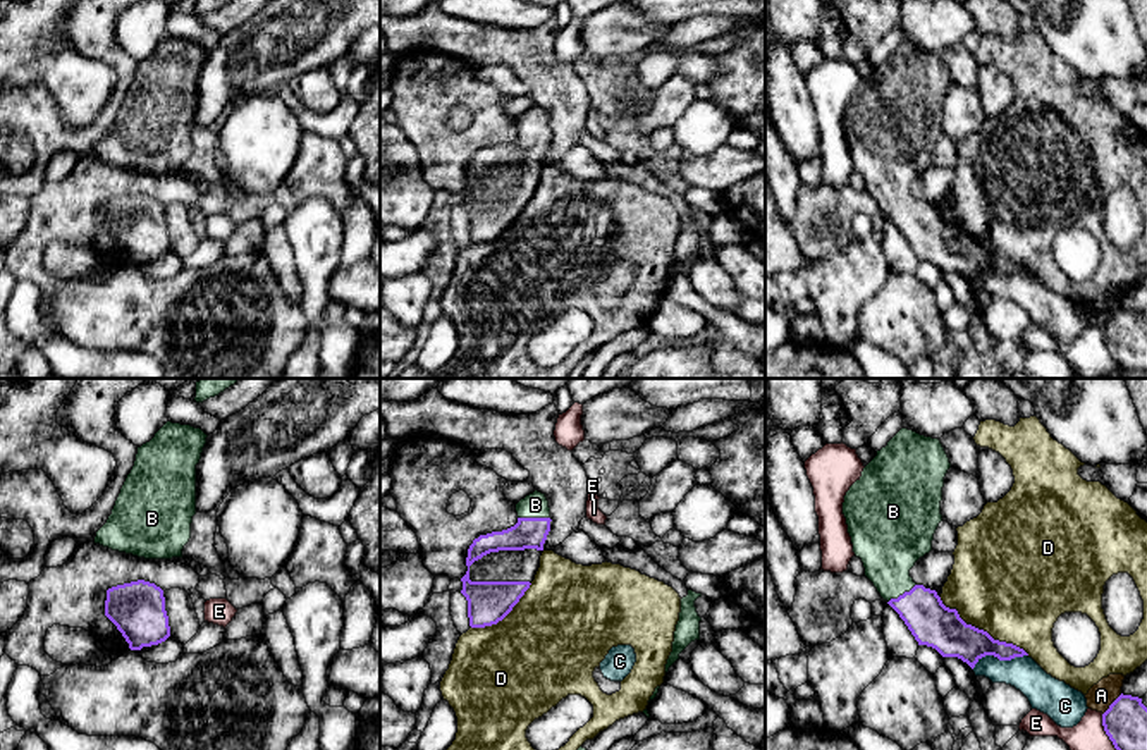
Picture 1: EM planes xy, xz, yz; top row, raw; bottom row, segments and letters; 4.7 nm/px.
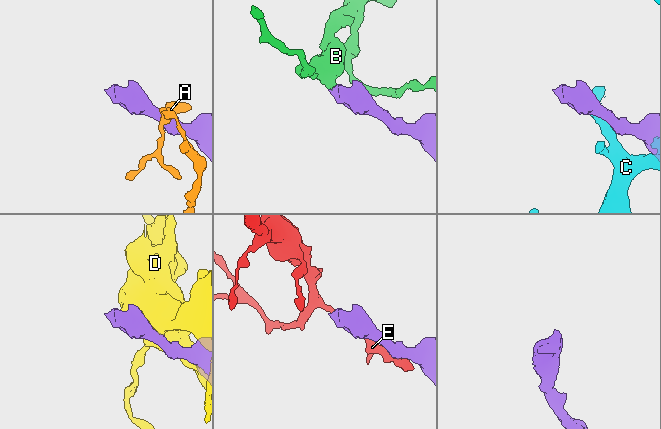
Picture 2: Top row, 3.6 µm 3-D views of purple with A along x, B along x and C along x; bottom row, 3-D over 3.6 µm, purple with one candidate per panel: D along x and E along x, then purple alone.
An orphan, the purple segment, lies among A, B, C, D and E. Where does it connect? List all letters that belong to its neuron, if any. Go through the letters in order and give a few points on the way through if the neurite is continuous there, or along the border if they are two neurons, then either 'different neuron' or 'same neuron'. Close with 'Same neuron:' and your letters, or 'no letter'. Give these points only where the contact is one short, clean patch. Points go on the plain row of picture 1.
A: border along yz (1122, 308), (1103, 329); different neuron
B: runs through xz (528, 147), (533, 133), (535, 119); same neuron
C: different neuron
D: different neuron
E: border along yz (1101, 329), (1104, 348), (1118, 367); different neuron
Same neuron: B

